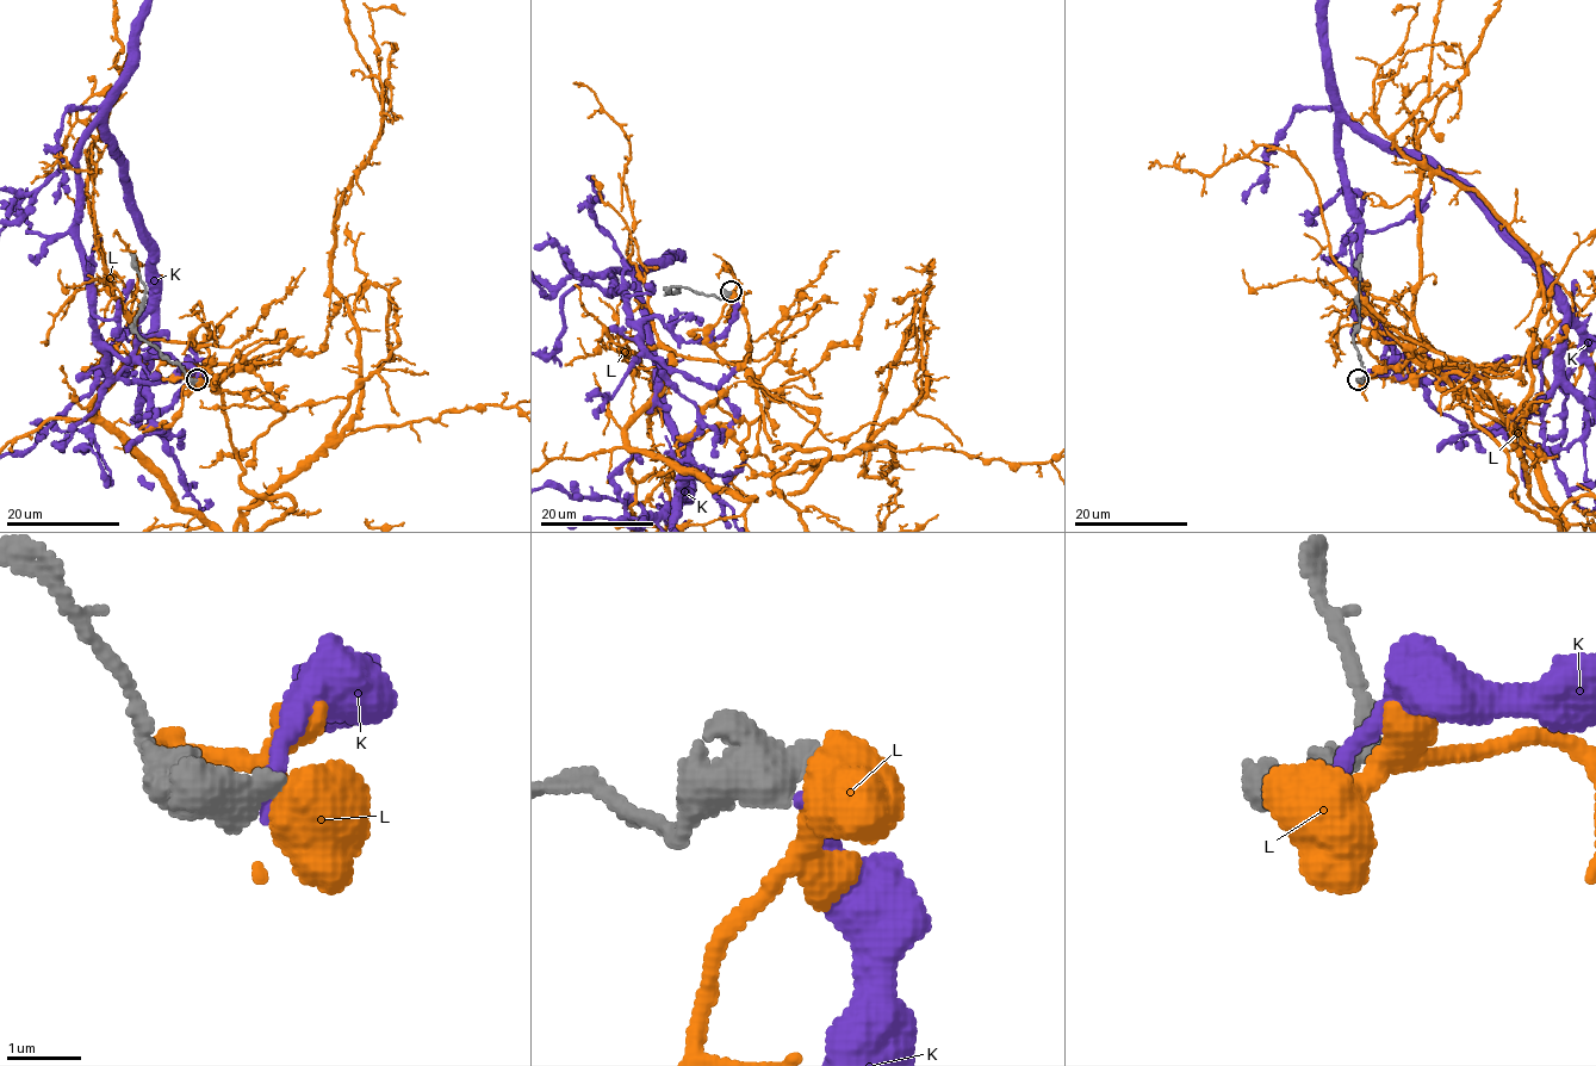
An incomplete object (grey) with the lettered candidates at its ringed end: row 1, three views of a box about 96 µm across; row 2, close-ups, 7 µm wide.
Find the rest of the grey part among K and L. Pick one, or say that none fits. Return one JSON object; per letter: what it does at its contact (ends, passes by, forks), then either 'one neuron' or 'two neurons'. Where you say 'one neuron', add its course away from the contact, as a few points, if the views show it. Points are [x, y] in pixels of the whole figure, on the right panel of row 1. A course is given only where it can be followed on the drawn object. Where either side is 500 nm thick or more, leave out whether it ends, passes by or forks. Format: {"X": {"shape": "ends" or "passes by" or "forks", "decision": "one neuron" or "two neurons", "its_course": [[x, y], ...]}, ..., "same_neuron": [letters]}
{"K": {"decision": "two neurons"}, "L": {"decision": "two neurons"}, "same_neuron": []}

